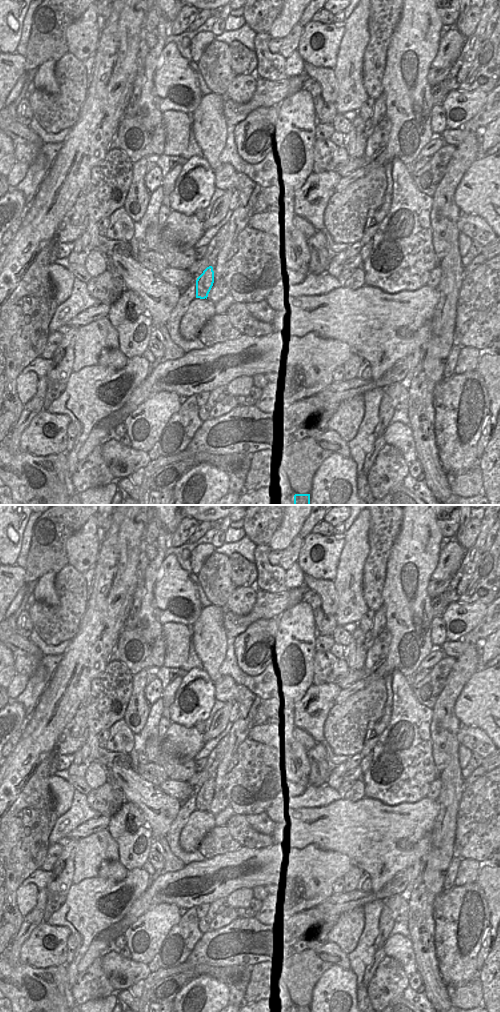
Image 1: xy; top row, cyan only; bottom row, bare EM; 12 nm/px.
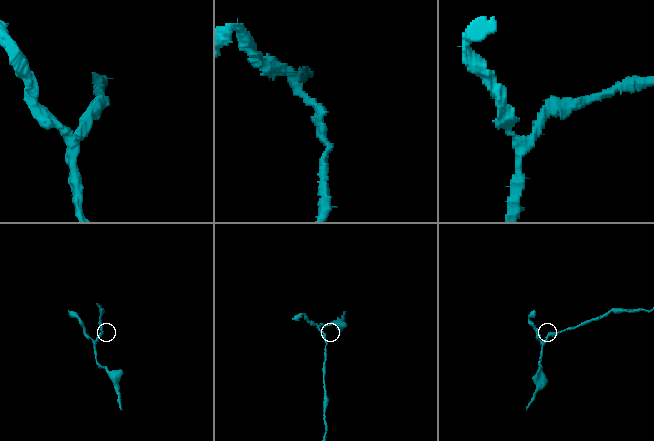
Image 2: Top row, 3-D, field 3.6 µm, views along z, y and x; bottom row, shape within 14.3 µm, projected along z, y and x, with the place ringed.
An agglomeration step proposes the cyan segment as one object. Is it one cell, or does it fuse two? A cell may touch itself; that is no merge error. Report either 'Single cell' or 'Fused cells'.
Fused cells.

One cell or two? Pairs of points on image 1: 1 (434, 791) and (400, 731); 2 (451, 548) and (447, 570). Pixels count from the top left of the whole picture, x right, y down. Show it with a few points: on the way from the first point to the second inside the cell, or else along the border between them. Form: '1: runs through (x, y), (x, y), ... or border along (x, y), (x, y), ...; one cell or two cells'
1: border along (436, 777), (425, 796); two cells
2: runs through (451, 553), (448, 565); one cell

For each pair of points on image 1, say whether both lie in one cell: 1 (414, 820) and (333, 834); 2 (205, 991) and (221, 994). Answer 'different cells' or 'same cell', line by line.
1: same cell
2: same cell

